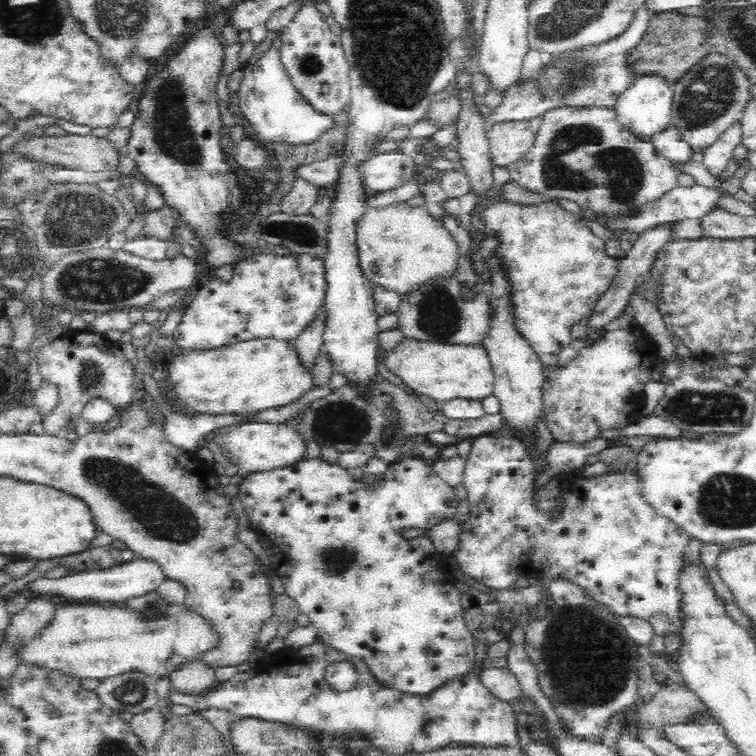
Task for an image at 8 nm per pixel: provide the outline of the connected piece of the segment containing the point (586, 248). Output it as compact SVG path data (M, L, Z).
M554 200L532 205L494 202L481 210L479 219L500 242L496 255L507 262L514 292L516 327L536 352L544 369L549 370L557 365L561 350L572 342L572 326L592 314L597 301L613 284L619 261L608 255L604 241L592 233L586 222Z

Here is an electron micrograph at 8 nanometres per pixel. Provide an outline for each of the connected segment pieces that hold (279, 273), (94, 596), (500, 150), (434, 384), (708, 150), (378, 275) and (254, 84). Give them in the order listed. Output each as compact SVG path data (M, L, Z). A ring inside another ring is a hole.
M309 253L251 255L233 266L228 282L214 278L197 287L186 303L182 320L172 334L176 354L206 351L246 340L274 339L292 342L325 305L327 283L323 260Z
M138 557L131 562L106 570L90 570L80 574L58 576L57 578L43 576L28 583L28 590L36 595L44 595L52 599L57 596L60 600L65 599L67 602L124 602L127 598L156 591L166 579L162 567L156 562Z
M541 117L520 122L500 122L487 128L493 166L505 166L520 160L535 141L537 130L542 124Z
M404 338L396 348L384 354L383 363L406 386L439 404L452 399L477 400L493 394L495 384L492 363L483 345L439 344Z
M734 121L720 136L703 150L703 164L715 177L720 177L724 168L732 160L734 148L741 144L742 123Z
M407 201L388 204L384 208L366 204L363 215L353 222L355 232L355 249L358 267L370 284L395 290L401 296L412 292L426 280L438 276L448 276L456 270L457 256L460 255L457 243L442 225L439 219L428 214L424 206L408 205Z
M279 37L272 40L270 47L254 64L242 70L242 82L236 94L245 122L252 126L263 141L281 142L287 146L310 144L334 125L332 115L320 113L302 93L295 90L281 61Z

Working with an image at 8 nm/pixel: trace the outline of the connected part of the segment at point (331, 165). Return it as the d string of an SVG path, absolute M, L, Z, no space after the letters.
M345 156L330 157L324 160L310 162L295 168L293 172L296 177L311 182L319 189L333 186L339 178L341 163Z

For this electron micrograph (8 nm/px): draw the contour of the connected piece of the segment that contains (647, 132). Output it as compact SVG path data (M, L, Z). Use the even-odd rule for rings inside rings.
M646 76L636 79L630 87L618 96L614 110L620 124L632 131L632 134L640 141L650 144L650 138L656 132L664 132L671 126L672 99L672 84L666 83L664 79L658 76Z

